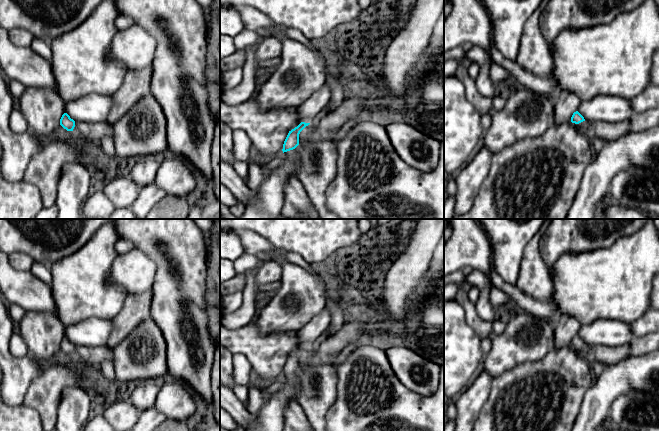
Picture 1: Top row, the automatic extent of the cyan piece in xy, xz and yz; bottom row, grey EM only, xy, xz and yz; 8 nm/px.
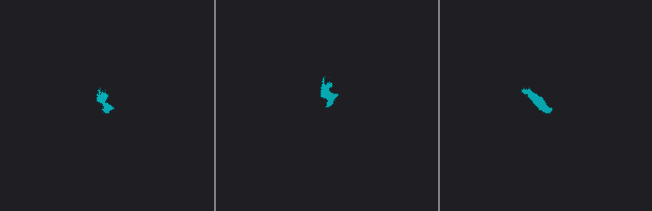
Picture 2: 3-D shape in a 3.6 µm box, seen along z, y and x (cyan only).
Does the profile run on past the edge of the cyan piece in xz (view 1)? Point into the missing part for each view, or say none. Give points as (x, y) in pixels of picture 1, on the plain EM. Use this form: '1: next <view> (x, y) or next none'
1: next xz (318, 384)

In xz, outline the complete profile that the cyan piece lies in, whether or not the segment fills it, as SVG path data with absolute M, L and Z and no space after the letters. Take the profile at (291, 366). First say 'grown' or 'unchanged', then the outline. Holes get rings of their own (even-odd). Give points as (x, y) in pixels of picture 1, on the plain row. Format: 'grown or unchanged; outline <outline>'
grown; outline M301 346L289 355L283 377L300 385L298 403L315 431L327 431L325 415L337 396L337 370L332 364L311 366L313 352Z

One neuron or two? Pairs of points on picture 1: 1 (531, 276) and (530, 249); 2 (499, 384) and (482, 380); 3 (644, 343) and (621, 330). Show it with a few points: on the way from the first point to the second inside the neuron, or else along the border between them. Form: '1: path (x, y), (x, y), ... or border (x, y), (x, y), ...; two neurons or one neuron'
1: path (531, 269), (531, 256); one neuron
2: border (494, 378), (489, 397), (483, 404); two neurons
3: border (634, 338), (630, 343); two neurons

